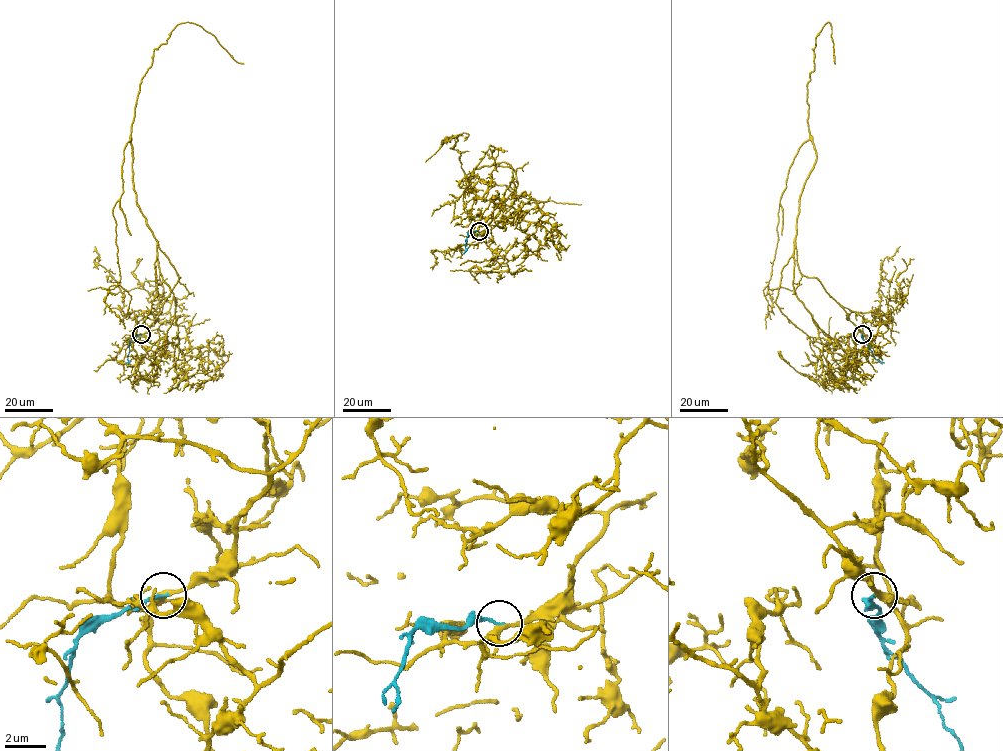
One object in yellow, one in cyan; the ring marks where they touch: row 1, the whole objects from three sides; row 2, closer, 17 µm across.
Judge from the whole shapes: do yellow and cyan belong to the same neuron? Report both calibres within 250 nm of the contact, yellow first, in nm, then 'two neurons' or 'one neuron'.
calibres 280 and 130 nm; one neuron

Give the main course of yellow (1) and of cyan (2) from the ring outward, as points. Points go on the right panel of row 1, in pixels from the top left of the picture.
1: (862, 334), (797, 264), (800, 196), (816, 158), (809, 140), (794, 158), (780, 203), (766, 328)
2: (862, 334), (874, 357), (884, 363)

